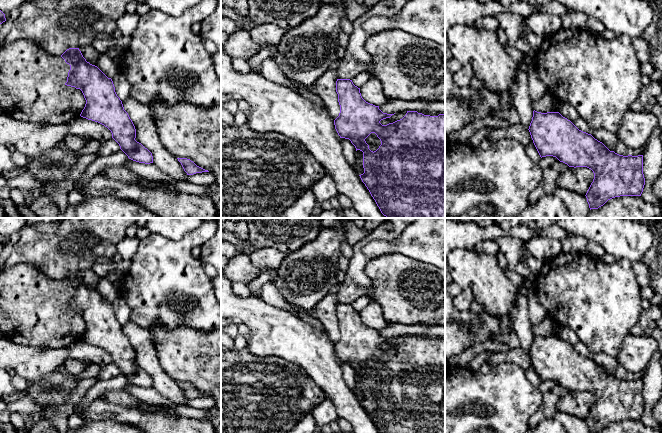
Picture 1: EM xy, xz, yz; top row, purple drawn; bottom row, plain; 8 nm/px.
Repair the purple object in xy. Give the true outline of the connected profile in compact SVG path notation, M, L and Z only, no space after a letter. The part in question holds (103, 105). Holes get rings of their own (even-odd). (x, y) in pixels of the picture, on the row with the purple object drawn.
M69 48L61 57L70 65L65 85L80 89L86 100L80 116L107 127L129 159L153 163L152 153L135 140L135 126L115 92L112 79L87 62L79 48Z

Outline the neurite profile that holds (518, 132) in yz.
M521 124L501 128L488 128L488 132L485 137L492 144L502 139L515 139L525 147L532 139L529 130Z

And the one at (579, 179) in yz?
M569 167L557 178L557 187L586 195L594 179L594 173L587 167Z

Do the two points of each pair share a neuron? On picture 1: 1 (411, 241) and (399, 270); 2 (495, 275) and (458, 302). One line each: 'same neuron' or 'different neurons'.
1: different neurons
2: different neurons

